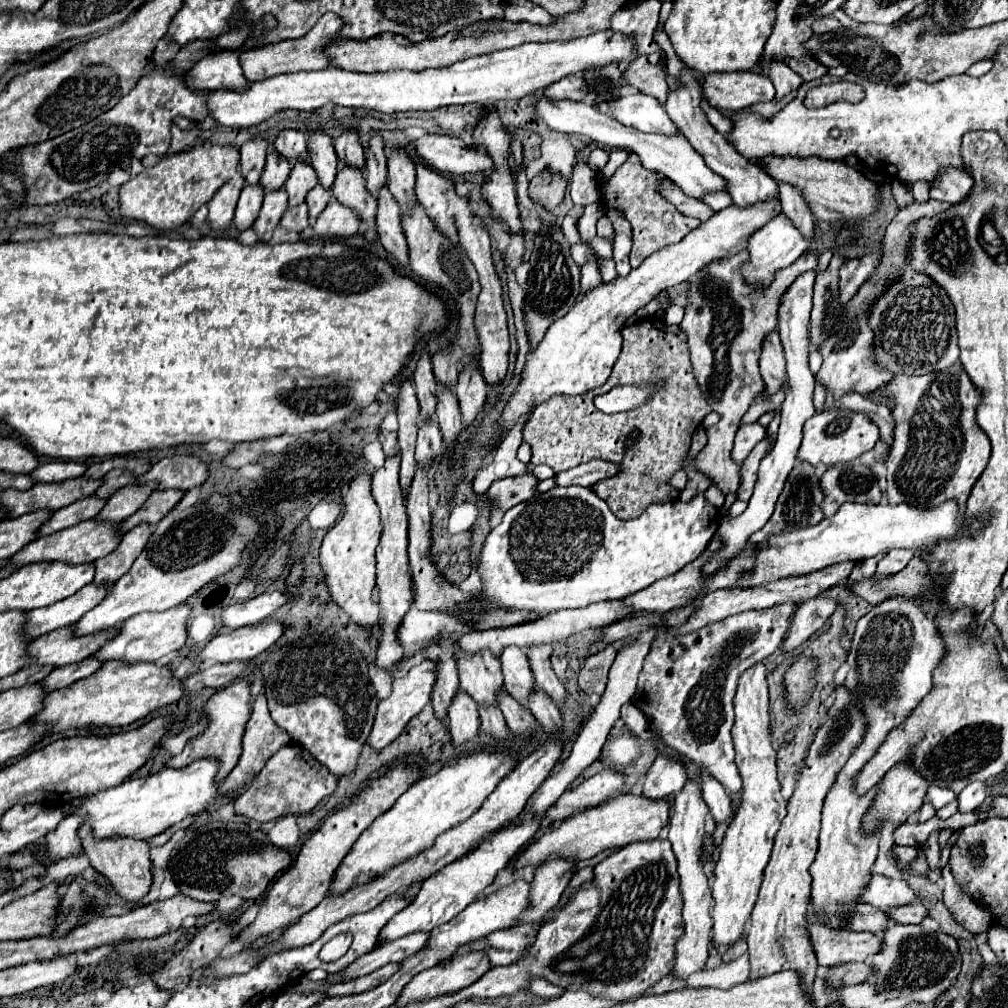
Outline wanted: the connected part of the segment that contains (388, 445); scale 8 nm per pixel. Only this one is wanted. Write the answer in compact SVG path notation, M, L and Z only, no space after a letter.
M379 431L379 441L383 445L385 455L395 455L395 451L397 451L397 433L393 433L393 431Z

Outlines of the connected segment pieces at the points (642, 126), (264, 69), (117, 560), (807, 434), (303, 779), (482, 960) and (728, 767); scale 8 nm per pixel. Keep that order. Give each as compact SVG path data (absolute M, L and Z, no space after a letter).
M637 93L637 95L621 95L611 101L595 103L595 107L627 127L635 127L643 133L663 133L675 135L677 125L669 119L663 105L659 105L653 97Z
M327 13L317 21L317 25L305 37L287 39L287 41L279 41L279 43L271 43L271 45L263 45L257 49L243 51L241 53L243 73L249 81L261 81L261 79L281 75L281 73L327 69L327 67L331 67L331 59L325 55L327 43L339 39L341 29L343 29L343 19L339 19L339 15L335 15L335 13Z
M141 523L141 525L133 527L131 531L127 531L123 535L123 539L119 541L119 547L115 551L111 551L111 555L97 559L97 563L93 561L93 565L95 565L93 583L99 587L115 585L115 581L119 581L119 577L123 573L127 573L127 569L139 557L139 553L147 545L147 539L149 539L149 525L147 523Z
M829 409L823 413L815 413L803 427L803 443L799 449L799 459L809 461L811 465L837 465L847 463L863 453L871 451L875 443L879 441L879 427L877 423L871 423L867 415L859 415L855 411L843 411L843 409Z
M289 743L281 747L261 769L259 777L249 785L249 789L235 799L237 815L245 815L259 823L267 823L285 815L301 815L311 811L323 797L337 789L337 777L327 771L309 751Z
M467 953L451 957L445 965L435 965L417 973L401 991L393 1007L405 1007L411 1001L443 997L473 985L487 969L489 959L483 953Z
M791 601L763 611L745 611L687 635L669 637L669 627L661 627L639 673L637 691L631 701L647 717L651 733L687 759L705 765L731 795L741 791L731 743L737 677L783 645L795 609L797 603Z

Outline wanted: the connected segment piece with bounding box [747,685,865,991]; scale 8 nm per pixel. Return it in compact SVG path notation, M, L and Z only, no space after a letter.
M841 685L837 687L835 703L829 707L829 719L815 733L815 739L805 757L805 765L797 779L797 789L787 803L787 815L781 829L775 835L775 847L765 867L765 879L759 891L759 899L751 913L749 929L749 979L773 975L777 971L799 971L803 975L803 987L813 991L817 973L817 959L807 937L807 913L811 903L811 875L809 867L817 855L817 835L821 823L821 807L827 791L831 789L839 767L845 765L851 751L861 743L865 721L861 711L855 707L853 695Z

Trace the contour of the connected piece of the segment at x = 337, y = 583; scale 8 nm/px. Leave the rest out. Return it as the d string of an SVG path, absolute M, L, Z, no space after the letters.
M365 471L361 475L357 475L349 485L347 489L341 493L341 501L343 501L343 513L341 517L335 521L335 525L327 531L325 539L323 539L323 545L321 545L321 569L325 571L327 575L327 585L329 585L329 591L331 591L331 599L359 625L367 627L371 635L377 635L379 633L373 633L373 625L379 625L379 605L375 605L371 601L371 591L375 589L375 547L379 543L379 535L381 535L381 521L379 521L379 509L377 509L377 503L371 495L371 475Z

